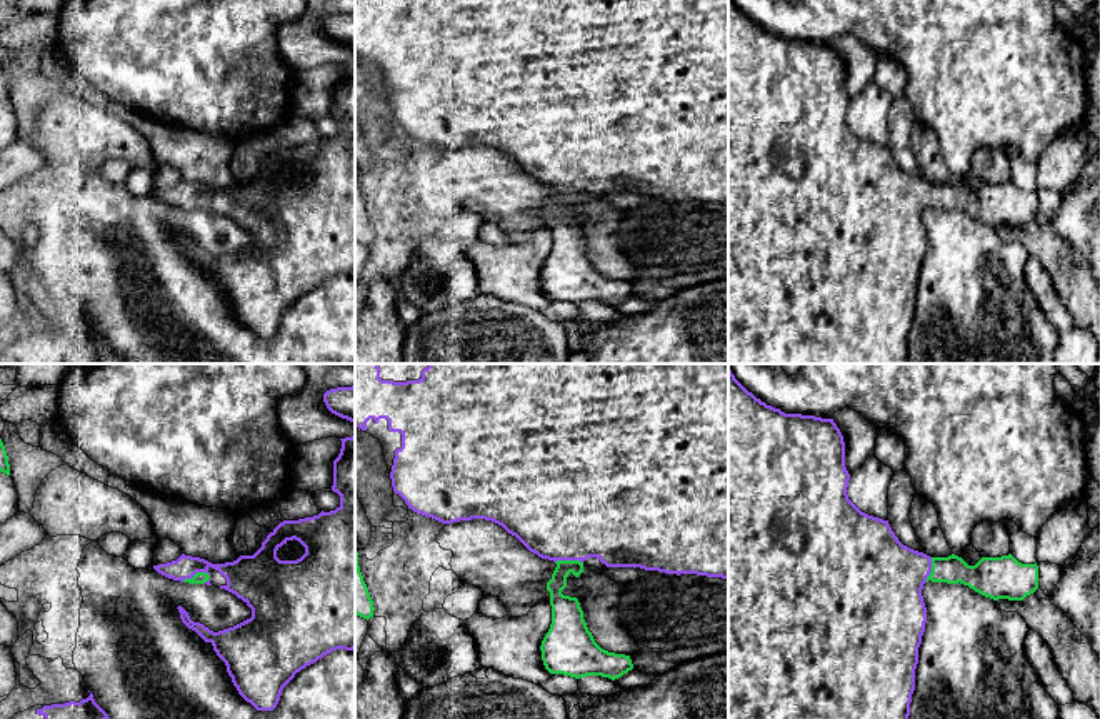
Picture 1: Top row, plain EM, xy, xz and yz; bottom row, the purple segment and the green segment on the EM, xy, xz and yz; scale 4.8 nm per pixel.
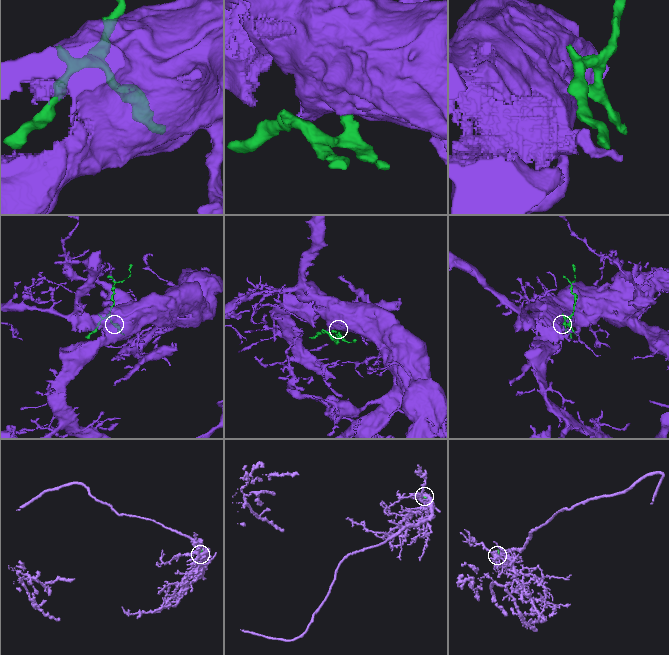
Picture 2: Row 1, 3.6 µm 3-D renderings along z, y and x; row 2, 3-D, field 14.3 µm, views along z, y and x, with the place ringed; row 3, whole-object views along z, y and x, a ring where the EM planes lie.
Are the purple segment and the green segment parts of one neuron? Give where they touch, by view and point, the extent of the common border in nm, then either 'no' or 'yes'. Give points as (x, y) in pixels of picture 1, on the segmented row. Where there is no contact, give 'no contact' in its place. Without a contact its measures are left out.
meets purple in xy at (195, 573); contact 140 nm long; yes

